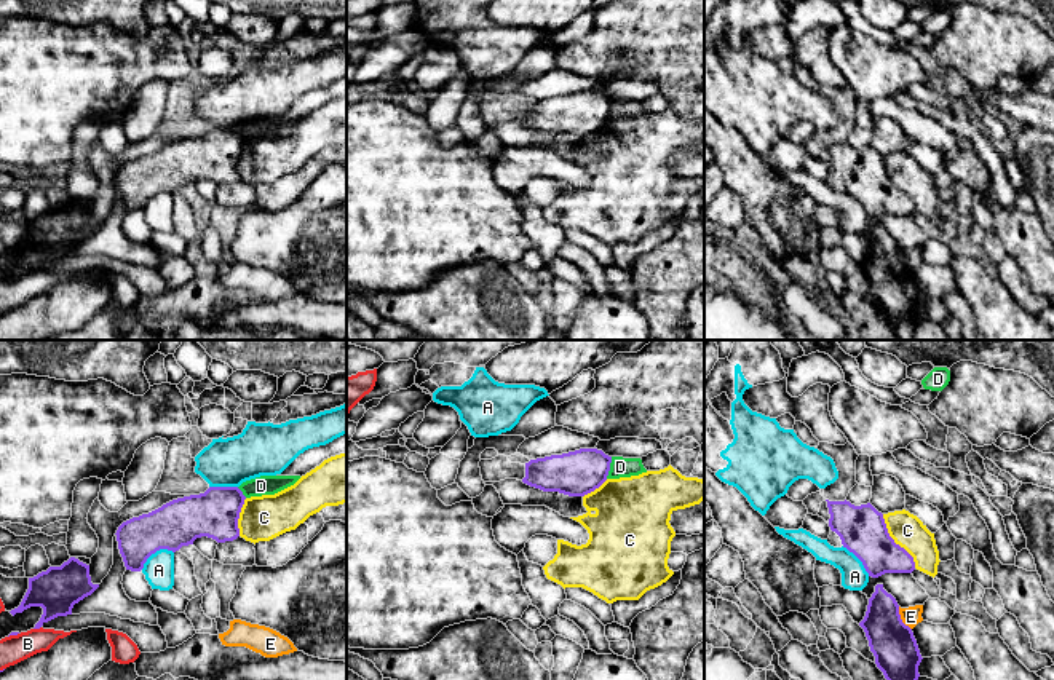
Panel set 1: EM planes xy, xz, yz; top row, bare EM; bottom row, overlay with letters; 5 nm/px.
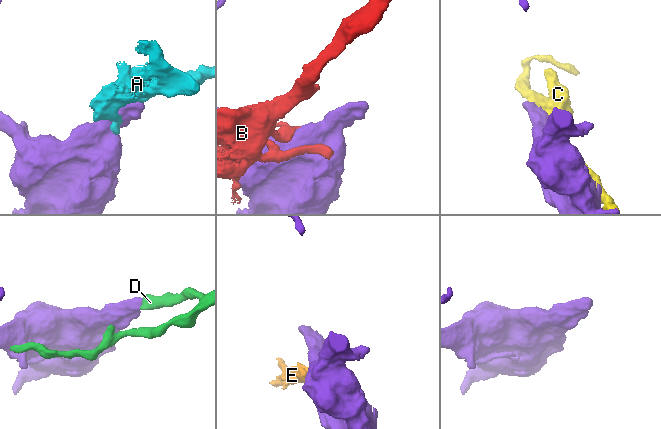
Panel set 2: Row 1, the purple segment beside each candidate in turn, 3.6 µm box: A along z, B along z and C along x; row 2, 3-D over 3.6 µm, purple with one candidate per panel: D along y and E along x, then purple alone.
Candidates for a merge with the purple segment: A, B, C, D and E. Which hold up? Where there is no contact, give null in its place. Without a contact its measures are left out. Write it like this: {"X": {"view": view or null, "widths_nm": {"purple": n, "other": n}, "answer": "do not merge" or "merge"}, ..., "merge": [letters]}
{"A": {"view": "xy", "widths_nm": {"purple": 240, "other": 150}, "answer": "do not merge"}, "B": {"view": "xy", "widths_nm": {"purple": 220, "other": 140}, "answer": "do not merge"}, "C": {"view": "yz", "widths_nm": {"purple": 240, "other": 170}, "answer": "do not merge"}, "D": {"view": "xz", "widths_nm": {"purple": 220, "other": 100}, "answer": "do not merge"}, "E": {"view": "yz", "widths_nm": {"purple": 220, "other": 100}, "answer": "do not merge"}, "merge": []}

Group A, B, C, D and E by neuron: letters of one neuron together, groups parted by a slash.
A / B / C / D / E

